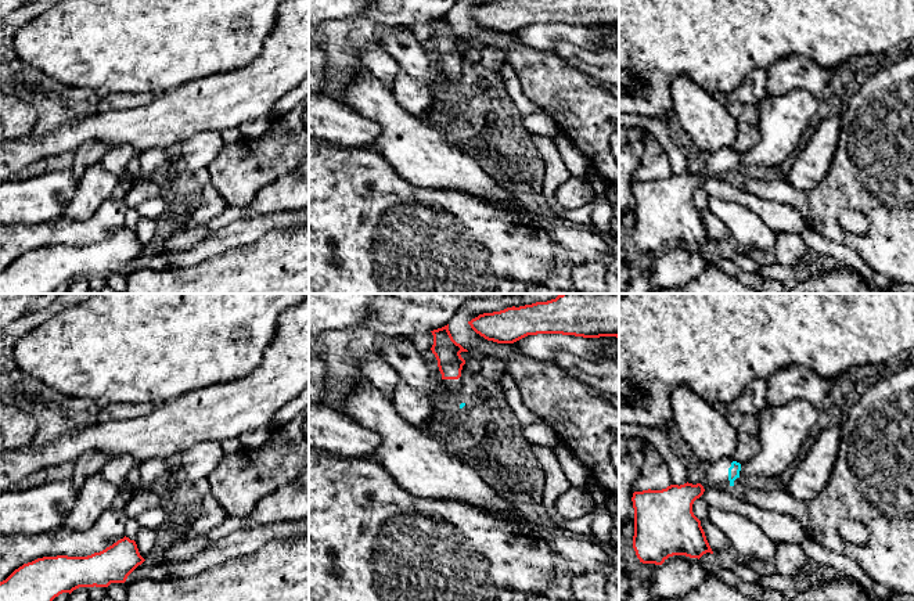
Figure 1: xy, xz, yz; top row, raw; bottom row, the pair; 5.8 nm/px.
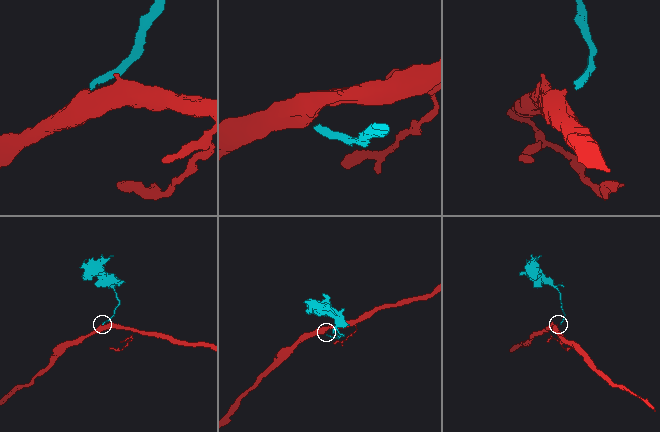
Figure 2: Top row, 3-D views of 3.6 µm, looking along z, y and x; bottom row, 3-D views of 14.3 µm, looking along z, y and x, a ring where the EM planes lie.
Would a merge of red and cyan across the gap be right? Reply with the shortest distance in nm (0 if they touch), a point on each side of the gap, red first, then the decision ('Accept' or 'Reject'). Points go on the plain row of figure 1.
Distance 150 nm. Across: yz (704, 179), (730, 175). Accept

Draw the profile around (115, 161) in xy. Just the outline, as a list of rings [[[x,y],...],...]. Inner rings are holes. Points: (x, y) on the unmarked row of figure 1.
[[[127,144],[116,145],[108,150],[108,152],[102,156],[101,165],[104,169],[116,177],[123,177],[127,174],[127,165],[132,158],[140,155],[140,152]]]

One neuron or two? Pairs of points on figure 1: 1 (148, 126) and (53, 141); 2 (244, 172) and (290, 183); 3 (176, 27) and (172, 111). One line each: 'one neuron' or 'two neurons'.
1: one neuron
2: two neurons
3: two neurons

